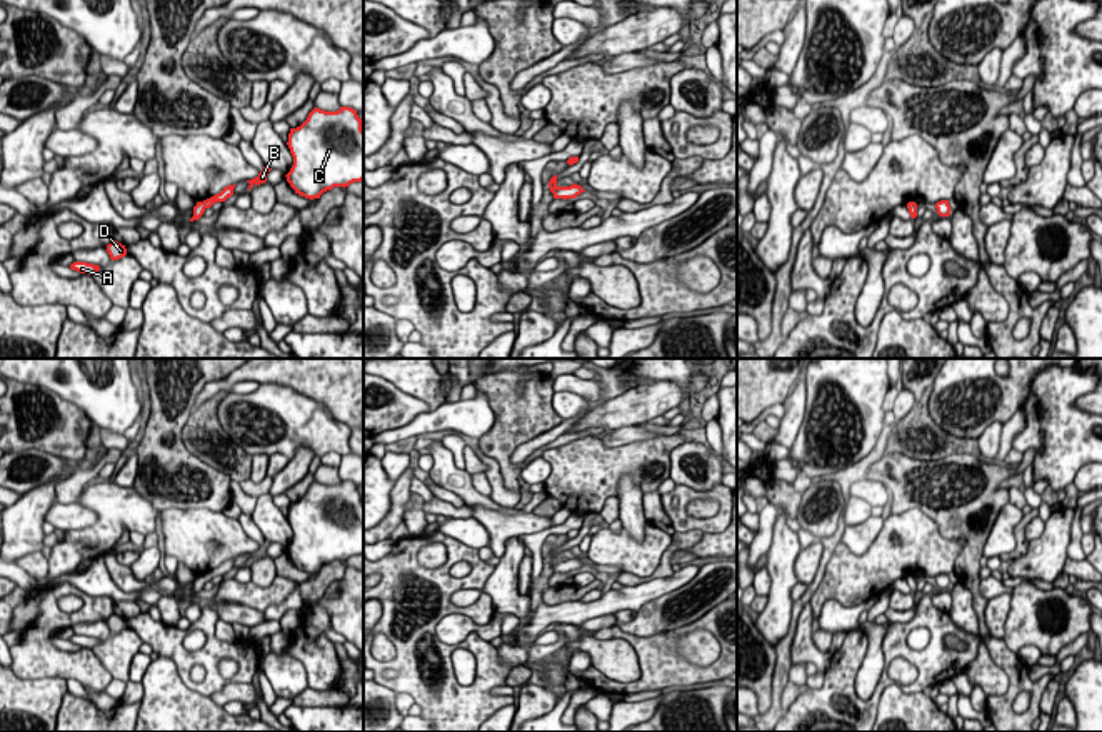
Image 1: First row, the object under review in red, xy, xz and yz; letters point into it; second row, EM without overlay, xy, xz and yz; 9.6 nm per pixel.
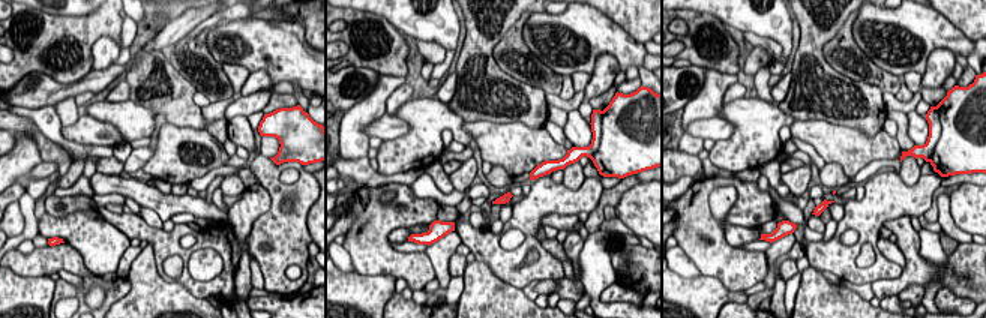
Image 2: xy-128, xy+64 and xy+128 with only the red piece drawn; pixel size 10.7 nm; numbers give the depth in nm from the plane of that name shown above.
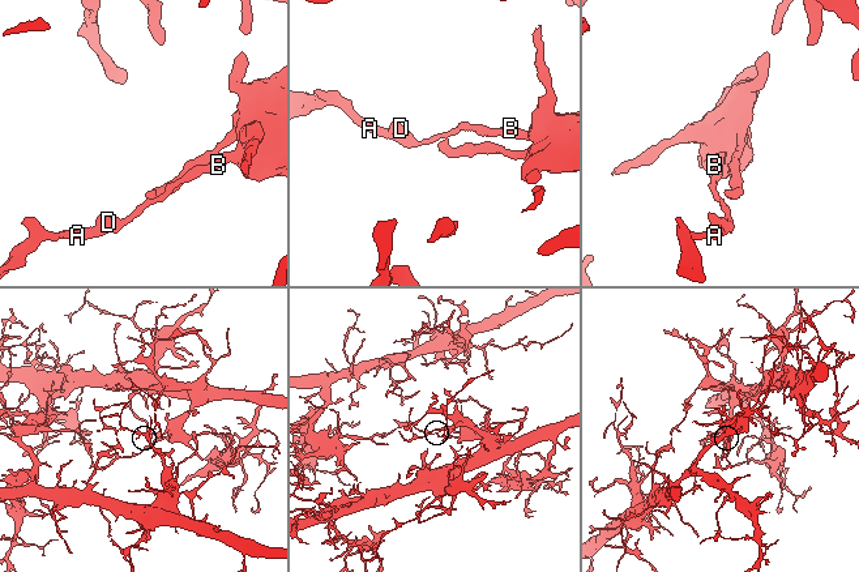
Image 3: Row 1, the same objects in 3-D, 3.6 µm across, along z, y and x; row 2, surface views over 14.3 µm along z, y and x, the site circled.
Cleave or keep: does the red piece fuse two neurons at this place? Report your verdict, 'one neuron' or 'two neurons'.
two neurons

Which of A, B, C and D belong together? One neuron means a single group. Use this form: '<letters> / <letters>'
A D / B C

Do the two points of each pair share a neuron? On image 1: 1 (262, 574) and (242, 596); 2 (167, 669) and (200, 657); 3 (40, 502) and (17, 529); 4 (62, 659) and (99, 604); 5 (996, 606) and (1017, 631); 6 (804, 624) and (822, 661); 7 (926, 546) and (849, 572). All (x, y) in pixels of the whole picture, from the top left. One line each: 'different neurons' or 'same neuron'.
1: different neurons
2: different neurons
3: same neuron
4: same neuron
5: different neurons
6: same neuron
7: same neuron

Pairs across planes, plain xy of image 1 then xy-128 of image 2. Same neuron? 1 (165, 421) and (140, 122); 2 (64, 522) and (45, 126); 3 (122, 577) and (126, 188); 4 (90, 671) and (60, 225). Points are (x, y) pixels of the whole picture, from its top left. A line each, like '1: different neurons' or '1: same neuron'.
1: different neurons
2: different neurons
3: same neuron
4: different neurons

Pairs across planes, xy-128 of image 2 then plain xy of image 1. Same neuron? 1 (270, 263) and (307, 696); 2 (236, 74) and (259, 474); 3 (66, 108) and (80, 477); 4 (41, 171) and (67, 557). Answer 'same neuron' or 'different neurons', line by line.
1: different neurons
2: same neuron
3: same neuron
4: different neurons

